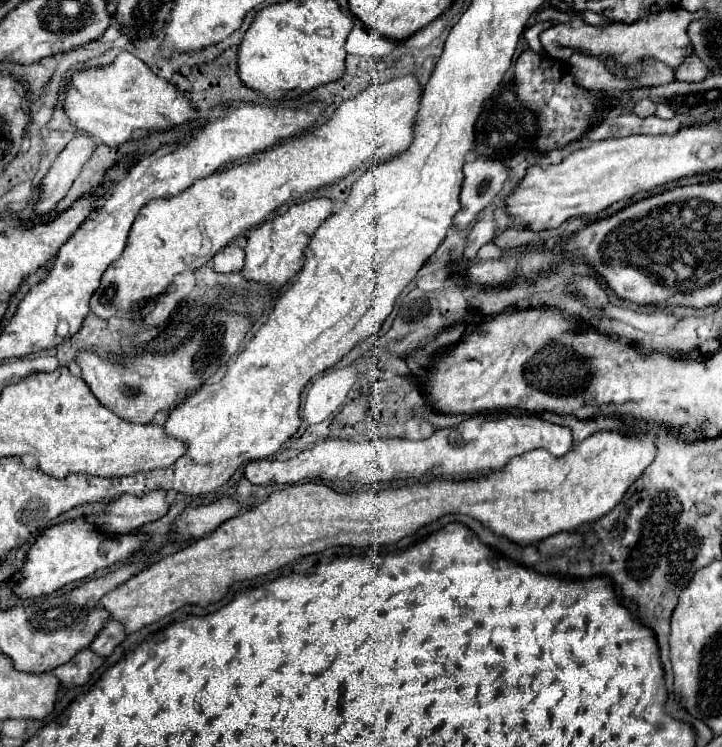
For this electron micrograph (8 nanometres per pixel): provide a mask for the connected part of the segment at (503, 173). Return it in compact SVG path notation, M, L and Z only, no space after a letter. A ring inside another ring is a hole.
M478 157L464 165L464 185L460 193L460 211L454 217L458 229L466 229L470 221L488 207L504 189L510 169L502 159Z

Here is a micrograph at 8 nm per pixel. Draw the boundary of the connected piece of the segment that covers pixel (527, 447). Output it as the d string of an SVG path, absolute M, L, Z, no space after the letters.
M474 415L460 425L438 429L424 441L410 439L382 439L354 443L350 439L324 439L312 449L298 453L286 461L250 461L244 467L244 477L254 485L276 483L294 485L300 481L330 481L338 487L350 489L370 483L386 483L396 479L432 479L436 475L460 473L488 473L502 469L512 457L524 455L532 449L548 449L554 455L564 455L574 447L570 427L548 423L534 415Z

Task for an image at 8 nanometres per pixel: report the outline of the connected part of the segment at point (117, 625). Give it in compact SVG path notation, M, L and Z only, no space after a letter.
M110 619L110 621L104 625L102 633L98 633L98 637L92 641L90 647L92 647L92 651L96 651L96 653L108 657L108 655L114 653L114 649L116 649L126 637L128 637L128 633L124 631L124 625L122 625L120 621Z

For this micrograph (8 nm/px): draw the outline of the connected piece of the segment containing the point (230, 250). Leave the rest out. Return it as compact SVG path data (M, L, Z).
M228 245L222 251L218 251L212 259L212 269L216 273L232 273L232 271L240 271L240 267L244 265L244 251L240 247Z

